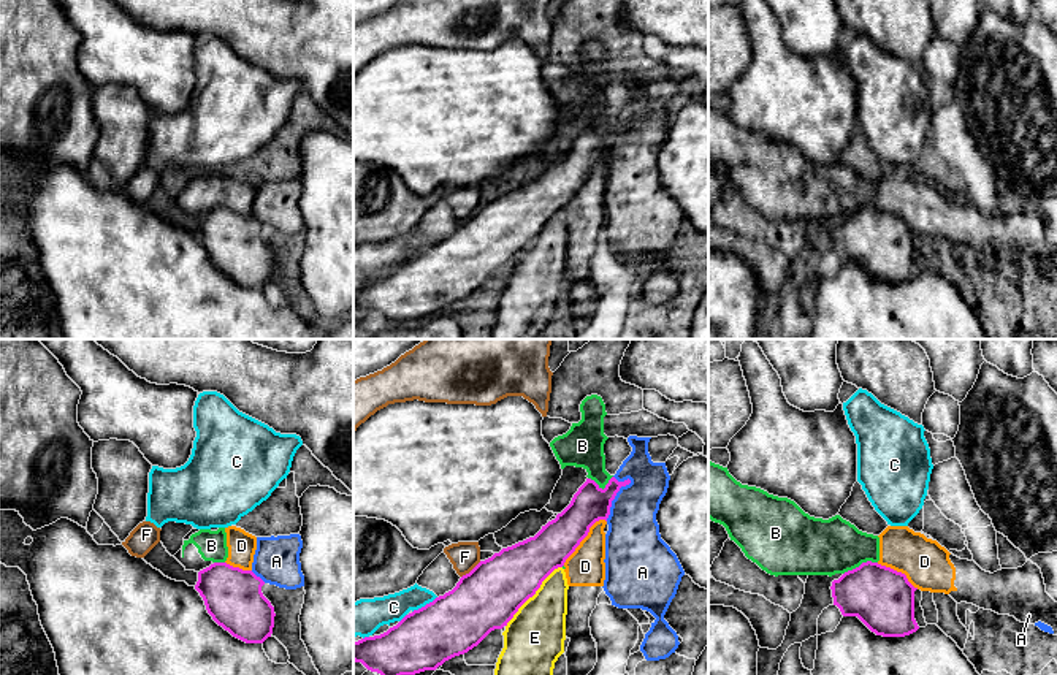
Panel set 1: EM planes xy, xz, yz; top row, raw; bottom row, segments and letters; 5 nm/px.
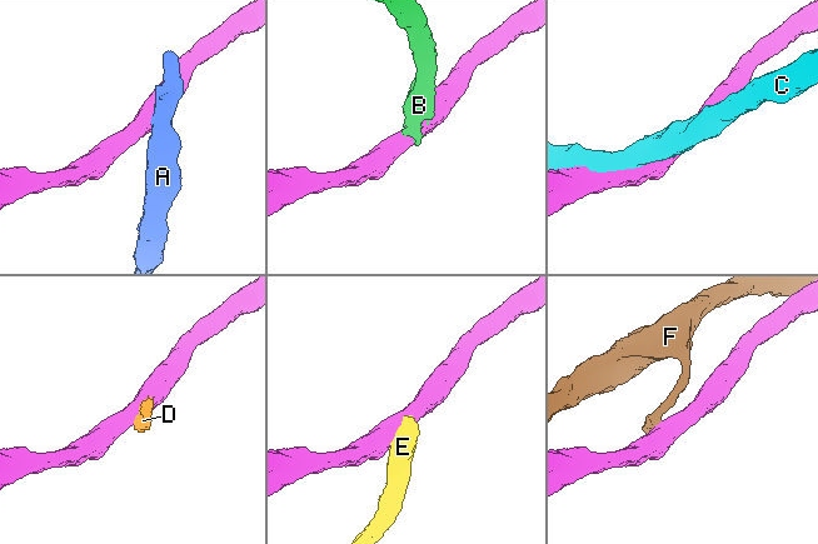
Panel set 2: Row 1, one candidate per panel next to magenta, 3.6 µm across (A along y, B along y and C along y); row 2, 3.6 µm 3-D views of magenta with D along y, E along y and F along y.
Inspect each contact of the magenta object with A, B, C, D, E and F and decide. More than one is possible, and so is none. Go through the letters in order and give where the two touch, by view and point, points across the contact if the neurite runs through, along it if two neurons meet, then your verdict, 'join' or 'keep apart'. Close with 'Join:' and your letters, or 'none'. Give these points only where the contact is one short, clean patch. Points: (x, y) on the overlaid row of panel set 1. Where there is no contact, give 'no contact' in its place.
A: xz (614, 498) | along xz (628, 477), (629, 482), (617, 493), (606, 520) | keep apart
B: yz (861, 564) | keep apart
C: xz (425, 606) | keep apart
D: xz (583, 537) | along xz (604, 518), (599, 518), (590, 528), (588, 534), (563, 564) | keep apart
E: xz (533, 594) | keep apart
F: xz (473, 569) | keep apart
Join: none

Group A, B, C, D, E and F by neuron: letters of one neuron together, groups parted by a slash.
A / B D E / C / F

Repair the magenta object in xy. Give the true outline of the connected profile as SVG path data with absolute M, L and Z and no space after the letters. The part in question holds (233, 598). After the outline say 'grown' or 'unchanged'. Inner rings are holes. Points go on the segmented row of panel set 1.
M214 562L198 572L195 589L219 626L246 643L263 643L273 634L276 616L274 607L261 593L263 585L265 582L252 570L242 570L227 562Z; unchanged

